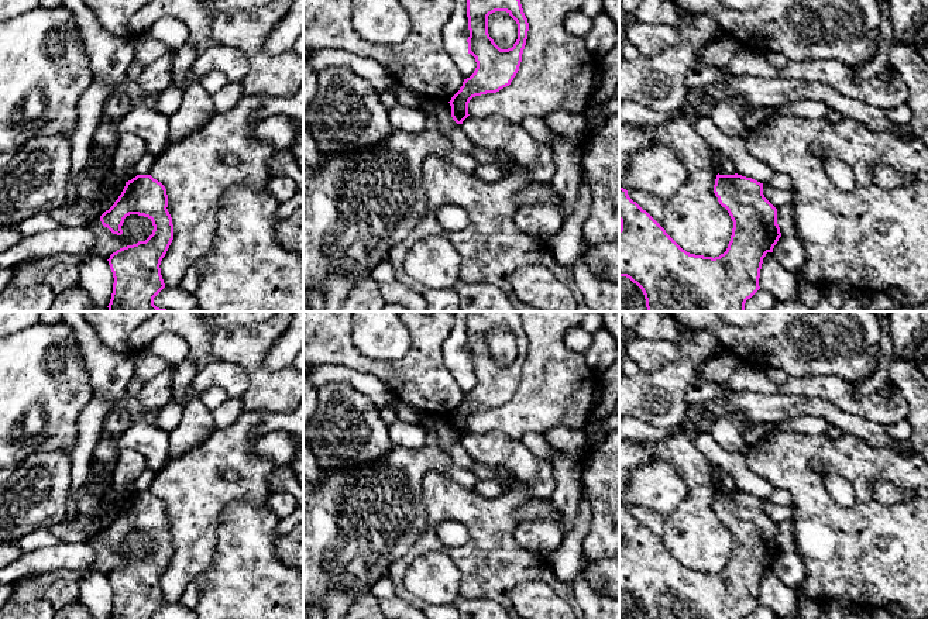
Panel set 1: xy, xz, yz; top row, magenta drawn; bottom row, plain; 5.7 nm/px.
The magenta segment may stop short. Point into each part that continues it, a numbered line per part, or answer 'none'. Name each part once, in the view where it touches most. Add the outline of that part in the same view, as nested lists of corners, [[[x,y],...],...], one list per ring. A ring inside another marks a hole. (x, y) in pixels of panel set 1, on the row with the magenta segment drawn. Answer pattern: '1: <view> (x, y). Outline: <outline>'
none

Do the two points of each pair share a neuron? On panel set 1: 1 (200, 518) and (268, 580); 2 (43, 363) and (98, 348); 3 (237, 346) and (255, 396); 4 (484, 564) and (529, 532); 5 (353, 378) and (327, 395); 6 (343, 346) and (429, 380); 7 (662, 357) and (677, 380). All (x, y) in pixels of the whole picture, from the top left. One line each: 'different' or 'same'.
1: different
2: different
3: same
4: different
5: different
6: same
7: different

